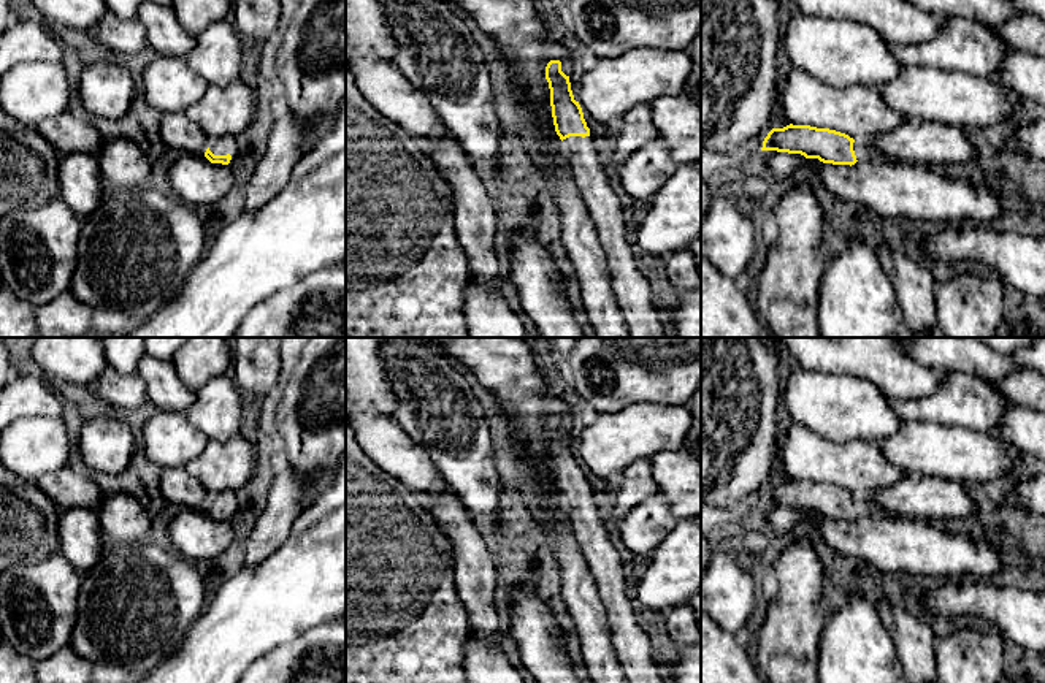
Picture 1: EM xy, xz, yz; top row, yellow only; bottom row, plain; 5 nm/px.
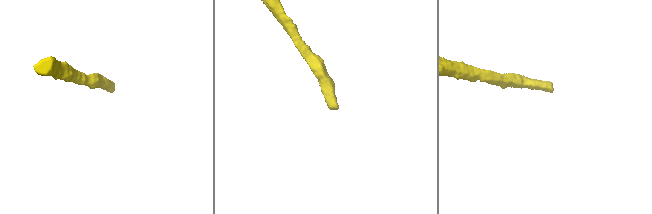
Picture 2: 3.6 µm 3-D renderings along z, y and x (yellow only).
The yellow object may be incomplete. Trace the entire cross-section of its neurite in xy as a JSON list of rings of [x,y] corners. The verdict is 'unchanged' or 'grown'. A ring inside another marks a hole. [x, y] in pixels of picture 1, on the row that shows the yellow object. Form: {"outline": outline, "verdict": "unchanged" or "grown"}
{"outline": [[[227,135],[211,141],[209,147],[205,152],[205,157],[211,163],[233,165],[236,163],[239,151],[239,136]]], "verdict": "grown"}

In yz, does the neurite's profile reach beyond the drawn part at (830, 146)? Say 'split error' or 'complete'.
split error

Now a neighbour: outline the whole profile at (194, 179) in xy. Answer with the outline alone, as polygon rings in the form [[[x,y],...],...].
[[[187,154],[171,155],[168,179],[173,195],[195,209],[228,197],[235,182],[230,165],[211,163],[205,155]]]

